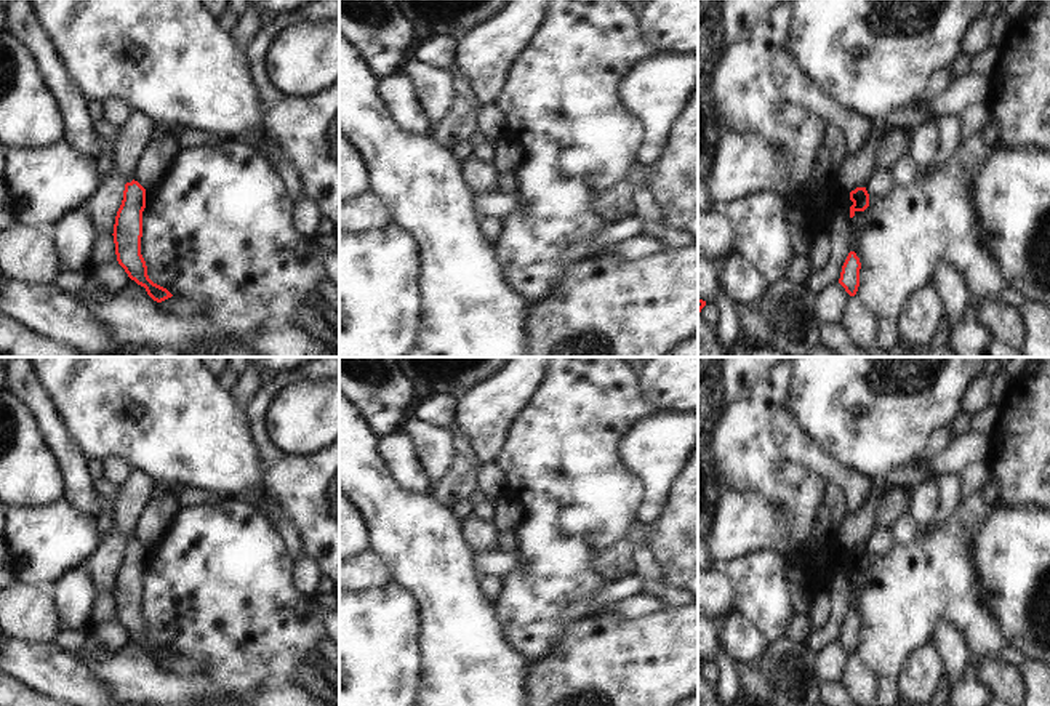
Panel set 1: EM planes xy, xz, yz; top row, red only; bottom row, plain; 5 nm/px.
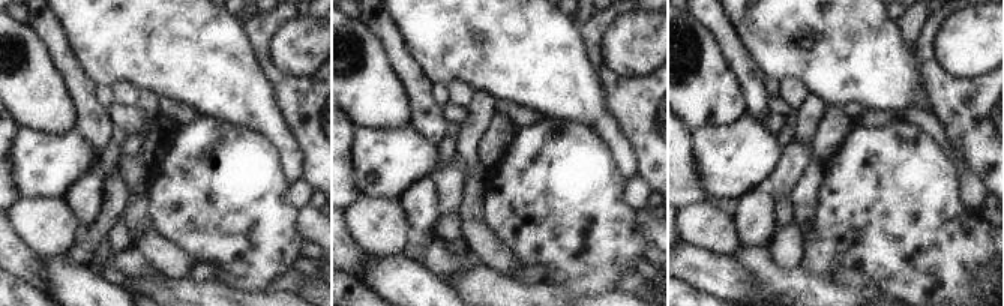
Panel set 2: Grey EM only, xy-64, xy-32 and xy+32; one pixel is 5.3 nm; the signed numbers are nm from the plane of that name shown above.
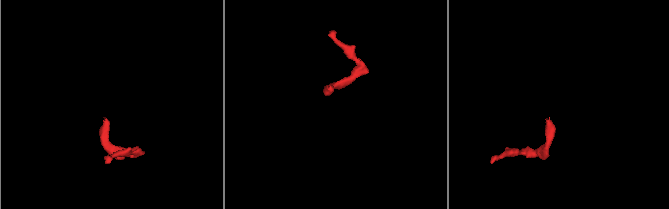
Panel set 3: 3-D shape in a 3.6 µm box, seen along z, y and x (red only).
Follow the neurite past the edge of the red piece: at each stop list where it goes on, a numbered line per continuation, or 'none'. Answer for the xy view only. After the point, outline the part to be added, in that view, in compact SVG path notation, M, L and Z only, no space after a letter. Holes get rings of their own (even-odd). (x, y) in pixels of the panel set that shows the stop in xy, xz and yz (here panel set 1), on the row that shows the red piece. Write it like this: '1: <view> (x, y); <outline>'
1: xy (135, 133); M134 112L120 126L112 157L114 170L120 171L126 183L133 181L136 160L154 130L155 122L152 118Z

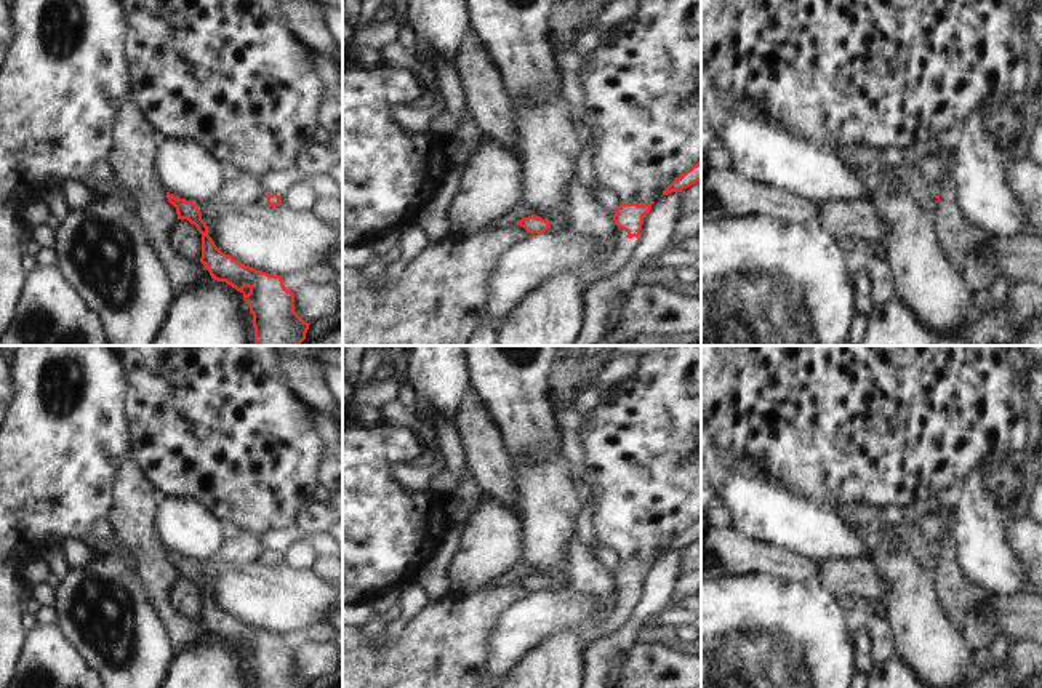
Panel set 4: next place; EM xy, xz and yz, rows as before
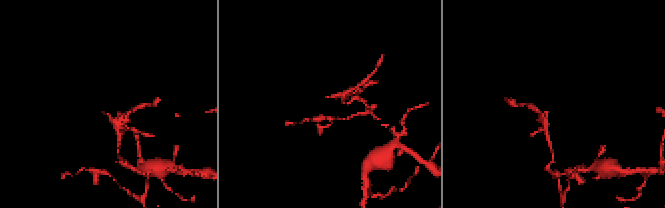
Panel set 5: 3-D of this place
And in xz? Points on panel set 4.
none

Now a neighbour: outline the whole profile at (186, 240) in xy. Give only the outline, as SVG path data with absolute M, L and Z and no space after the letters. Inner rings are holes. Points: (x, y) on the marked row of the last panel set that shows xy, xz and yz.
M178 219L168 232L171 248L190 262L200 262L202 234L187 219Z

